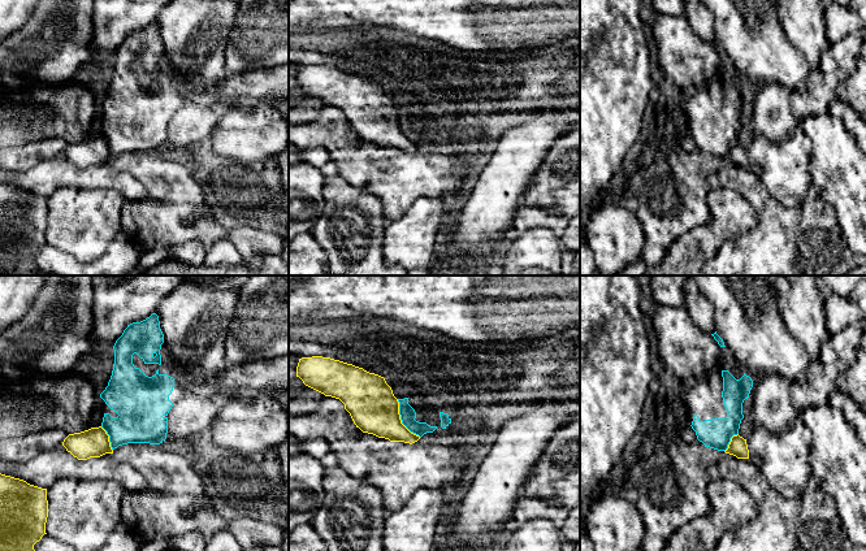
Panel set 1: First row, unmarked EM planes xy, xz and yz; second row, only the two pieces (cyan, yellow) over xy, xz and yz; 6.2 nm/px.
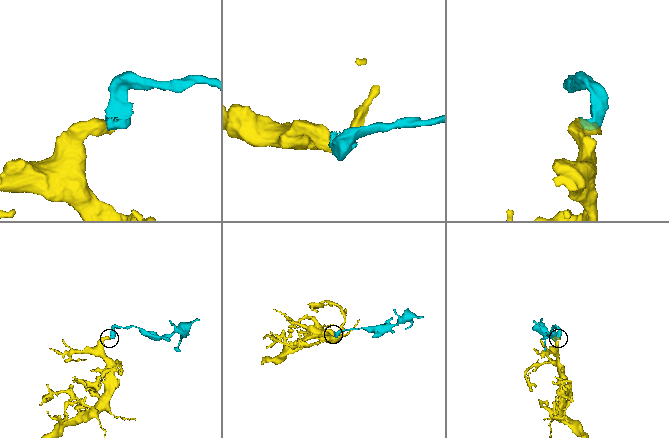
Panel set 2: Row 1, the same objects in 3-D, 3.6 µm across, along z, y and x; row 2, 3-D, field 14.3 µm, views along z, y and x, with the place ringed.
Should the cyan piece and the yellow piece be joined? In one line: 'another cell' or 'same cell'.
another cell

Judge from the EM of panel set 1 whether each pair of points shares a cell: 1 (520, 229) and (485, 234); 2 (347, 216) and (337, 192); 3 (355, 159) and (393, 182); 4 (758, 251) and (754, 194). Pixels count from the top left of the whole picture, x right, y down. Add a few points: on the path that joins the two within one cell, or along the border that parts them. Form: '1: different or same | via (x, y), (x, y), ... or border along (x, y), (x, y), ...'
1: different | border along (523, 203), (502, 247)
2: same | via (347, 211), (341, 198)
3: same | via (364, 166), (384, 174)
4: same | via (765, 237), (765, 208)

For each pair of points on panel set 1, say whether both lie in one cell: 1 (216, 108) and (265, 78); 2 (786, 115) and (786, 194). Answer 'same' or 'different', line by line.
1: different
2: different

